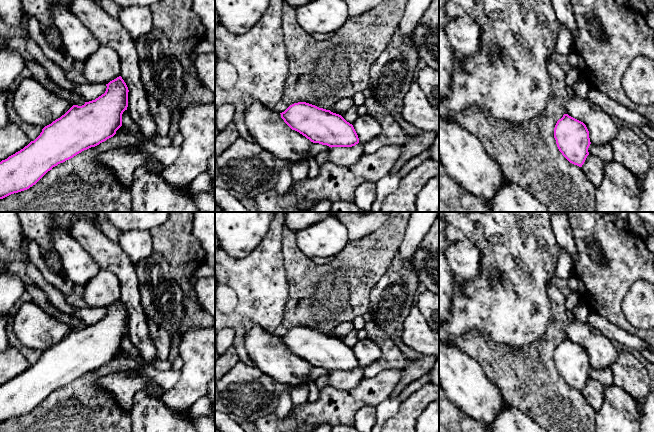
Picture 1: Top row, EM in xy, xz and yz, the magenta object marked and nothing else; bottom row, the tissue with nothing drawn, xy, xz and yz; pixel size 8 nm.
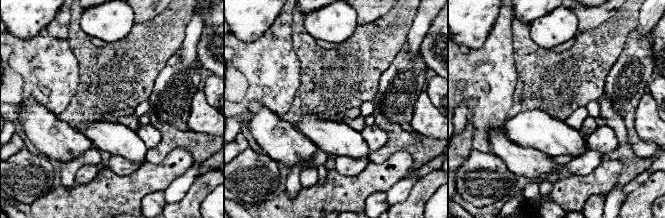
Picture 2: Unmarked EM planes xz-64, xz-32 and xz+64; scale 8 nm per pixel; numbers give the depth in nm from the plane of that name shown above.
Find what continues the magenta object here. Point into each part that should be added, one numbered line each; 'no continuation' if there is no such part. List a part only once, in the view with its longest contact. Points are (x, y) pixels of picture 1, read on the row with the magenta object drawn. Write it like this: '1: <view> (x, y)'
no continuation

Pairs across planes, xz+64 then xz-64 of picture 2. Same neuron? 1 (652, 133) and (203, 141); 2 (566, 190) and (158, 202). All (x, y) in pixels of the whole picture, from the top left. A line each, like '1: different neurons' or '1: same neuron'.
1: different neurons
2: different neurons

